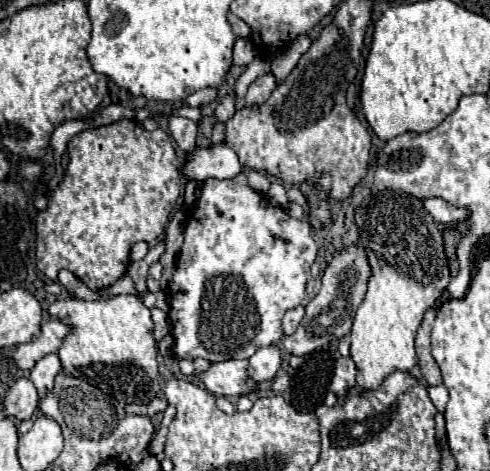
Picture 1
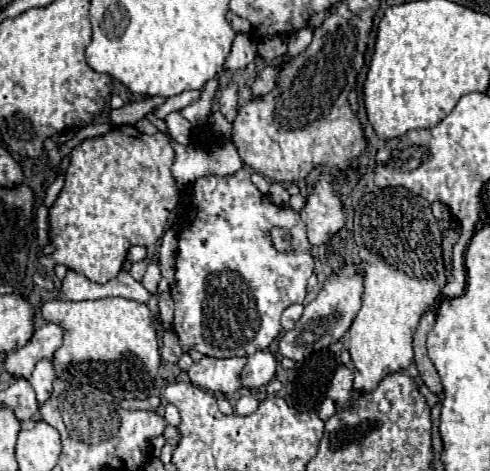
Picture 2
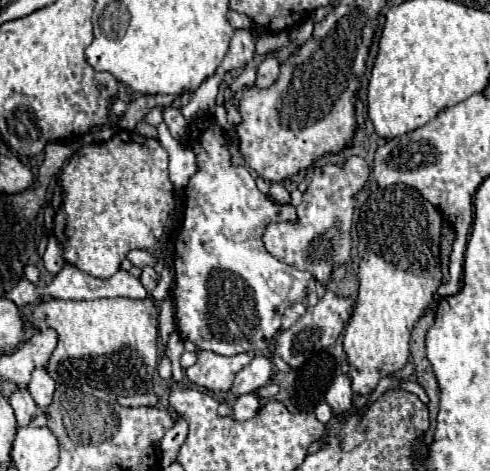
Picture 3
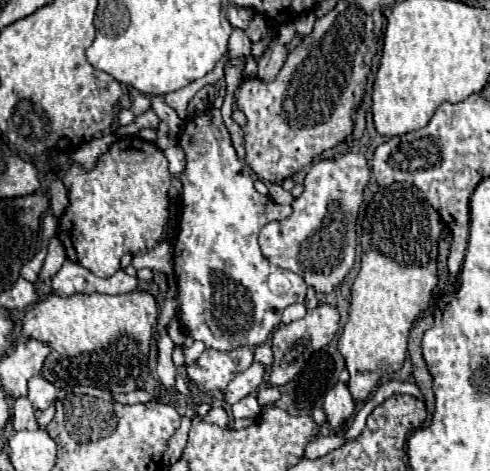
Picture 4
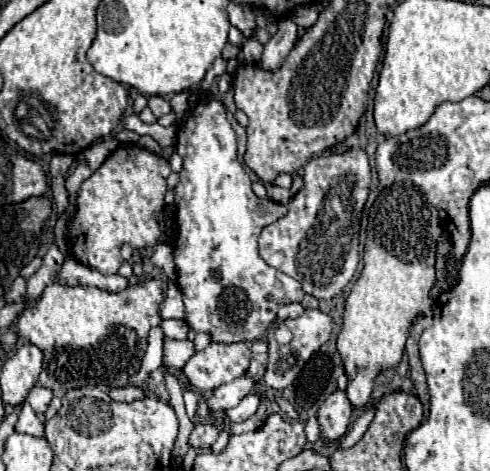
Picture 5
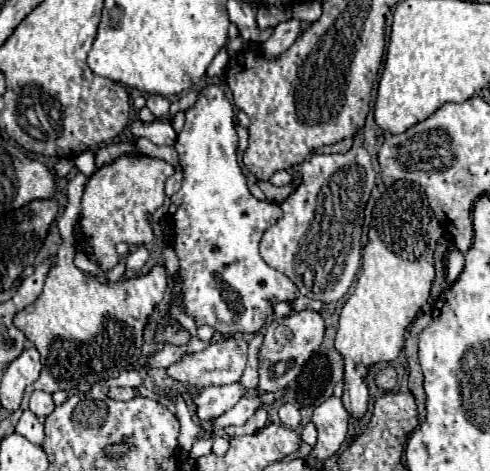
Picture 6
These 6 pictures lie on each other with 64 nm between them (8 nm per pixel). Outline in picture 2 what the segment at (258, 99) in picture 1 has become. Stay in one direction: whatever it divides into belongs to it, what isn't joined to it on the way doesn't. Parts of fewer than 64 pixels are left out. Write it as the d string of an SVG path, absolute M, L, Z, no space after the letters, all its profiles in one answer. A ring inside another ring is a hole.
M264 66L264 70L260 70L258 72L258 76L256 76L256 80L254 80L254 84L250 86L250 90L252 90L252 96L254 98L260 98L260 96L264 96L264 94L268 94L274 86L276 86L276 80L278 80L278 72L276 72L276 68L274 66Z

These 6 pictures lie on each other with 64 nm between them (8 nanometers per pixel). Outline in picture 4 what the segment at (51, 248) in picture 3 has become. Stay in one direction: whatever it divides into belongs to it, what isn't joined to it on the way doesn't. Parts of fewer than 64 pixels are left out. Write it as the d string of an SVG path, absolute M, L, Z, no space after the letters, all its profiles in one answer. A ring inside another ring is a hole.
M54 236L50 238L50 244L48 244L48 254L46 254L46 260L44 260L44 266L42 266L42 272L36 280L36 286L42 284L46 278L52 278L64 264L66 260L66 252L64 252L64 246L60 244L60 240Z

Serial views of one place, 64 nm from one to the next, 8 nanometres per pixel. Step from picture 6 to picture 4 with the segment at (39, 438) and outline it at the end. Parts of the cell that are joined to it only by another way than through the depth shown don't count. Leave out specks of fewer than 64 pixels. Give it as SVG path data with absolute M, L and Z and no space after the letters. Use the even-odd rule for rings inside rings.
M20 396L20 398L14 400L12 424L14 424L14 430L32 430L32 428L38 428L36 414L34 414L34 408L32 408L28 396Z

